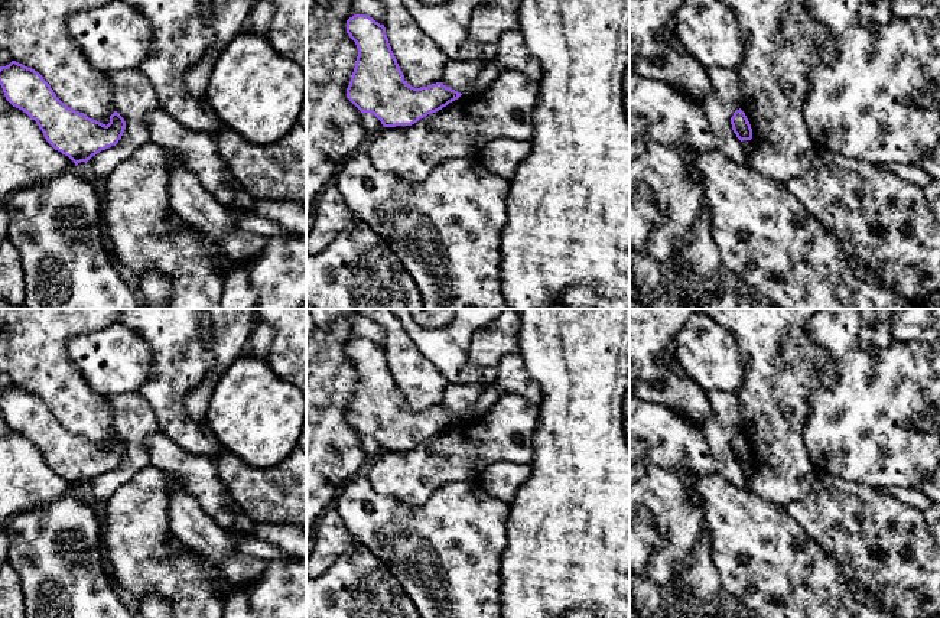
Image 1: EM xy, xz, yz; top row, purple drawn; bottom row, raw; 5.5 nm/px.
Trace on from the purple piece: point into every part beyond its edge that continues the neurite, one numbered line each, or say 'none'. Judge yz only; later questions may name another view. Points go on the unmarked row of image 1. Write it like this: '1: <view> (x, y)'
none

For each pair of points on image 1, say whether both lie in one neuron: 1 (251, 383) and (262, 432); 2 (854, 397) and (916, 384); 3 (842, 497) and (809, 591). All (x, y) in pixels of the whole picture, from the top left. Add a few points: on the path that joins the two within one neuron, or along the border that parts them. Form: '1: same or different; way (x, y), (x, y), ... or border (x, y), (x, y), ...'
1: same; way (253, 394), (256, 420)
2: same; way (869, 397), (900, 397)
3: different; border (800, 527), (839, 565), (843, 579)

